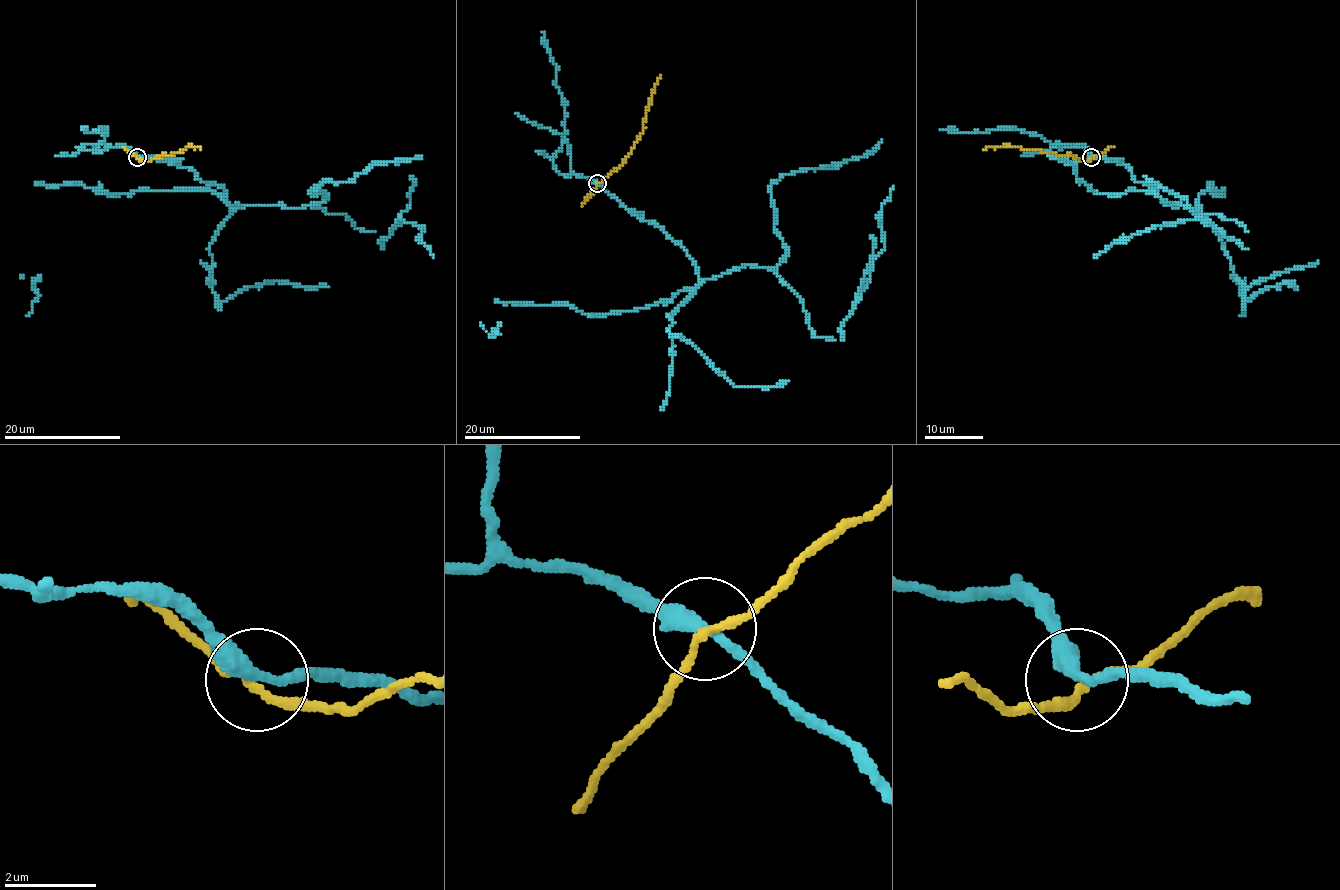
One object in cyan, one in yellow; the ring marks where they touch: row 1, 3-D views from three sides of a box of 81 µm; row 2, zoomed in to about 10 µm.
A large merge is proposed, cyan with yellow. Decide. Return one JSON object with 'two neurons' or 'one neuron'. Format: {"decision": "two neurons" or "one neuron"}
{"decision": "two neurons"}

